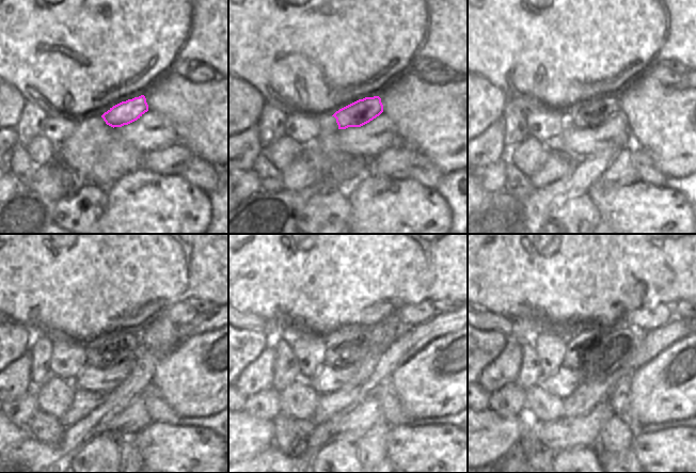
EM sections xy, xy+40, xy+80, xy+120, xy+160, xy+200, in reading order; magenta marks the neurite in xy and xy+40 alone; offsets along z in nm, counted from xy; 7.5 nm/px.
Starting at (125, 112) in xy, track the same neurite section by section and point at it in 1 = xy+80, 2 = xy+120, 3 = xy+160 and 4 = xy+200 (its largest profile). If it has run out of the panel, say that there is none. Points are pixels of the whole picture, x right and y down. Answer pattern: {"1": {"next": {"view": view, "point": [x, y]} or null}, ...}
{"1": {"next": {"view": "xy+80", "point": [594, 112]}}, "2": {"next": {"view": "xy+120", "point": [121, 346]}}, "3": {"next": {"view": "xy+160", "point": [349, 351]}}, "4": {"next": {"view": "xy+200", "point": [576, 348]}}}

